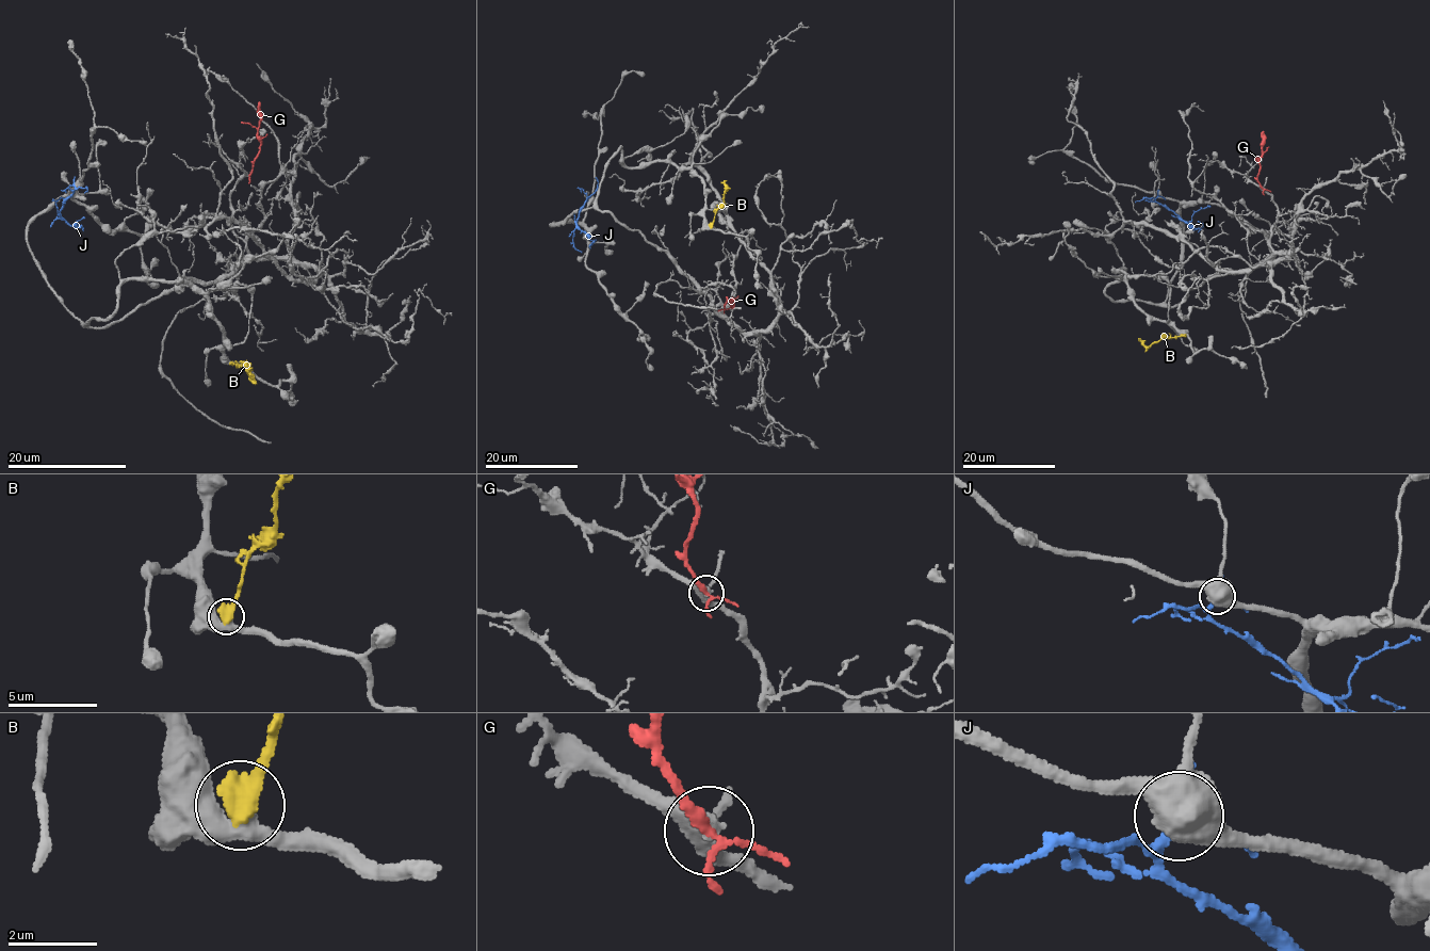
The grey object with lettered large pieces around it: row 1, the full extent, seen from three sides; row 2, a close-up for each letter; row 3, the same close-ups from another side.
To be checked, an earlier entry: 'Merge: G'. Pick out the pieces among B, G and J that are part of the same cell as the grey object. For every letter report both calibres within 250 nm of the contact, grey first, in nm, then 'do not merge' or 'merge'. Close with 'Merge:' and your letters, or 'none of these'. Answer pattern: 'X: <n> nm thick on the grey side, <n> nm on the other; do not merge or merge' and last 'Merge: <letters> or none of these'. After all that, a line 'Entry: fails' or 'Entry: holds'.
B: 400 nm thick on the grey side, 500 nm on the other; do not merge
G: 300 nm thick on the grey side, 180 nm on the other; merge
J: 480 nm thick on the grey side, 200 nm on the other; do not merge
Merge: G
Entry: holds

